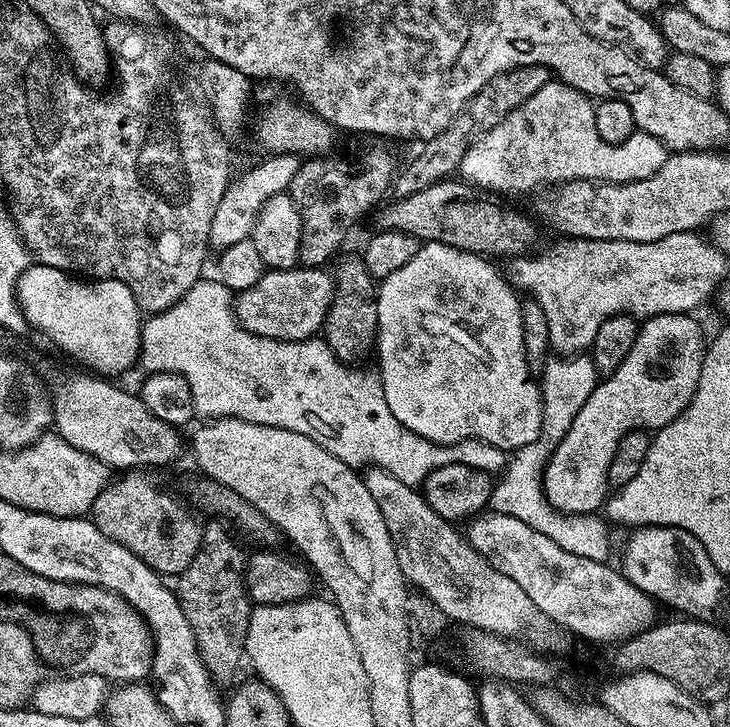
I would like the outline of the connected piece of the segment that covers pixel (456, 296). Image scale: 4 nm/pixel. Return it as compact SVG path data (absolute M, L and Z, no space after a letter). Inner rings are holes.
M442 242L421 243L418 254L406 262L406 266L394 270L384 280L379 281L376 301L378 302L378 330L376 331L375 351L380 351L380 368L378 375L384 387L384 397L393 412L394 418L402 422L408 430L414 430L422 438L435 444L461 444L464 440L481 440L490 446L498 446L505 450L515 450L534 442L540 436L540 386L534 379L534 373L528 369L528 359L522 338L521 297L517 289L510 283L503 271L495 268L491 259L479 256L466 250L458 250L454 246L446 246Z

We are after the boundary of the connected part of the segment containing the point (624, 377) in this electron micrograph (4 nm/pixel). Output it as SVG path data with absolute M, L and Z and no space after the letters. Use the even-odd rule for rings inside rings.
M682 312L647 317L640 325L634 350L630 350L626 362L622 362L618 370L605 375L590 398L586 398L586 406L578 410L578 418L574 418L570 430L566 430L566 438L556 444L544 471L544 493L556 511L569 514L599 513L605 507L610 492L610 464L624 435L637 430L664 428L686 411L696 393L706 351L706 336L704 340L704 332L696 318L695 315Z

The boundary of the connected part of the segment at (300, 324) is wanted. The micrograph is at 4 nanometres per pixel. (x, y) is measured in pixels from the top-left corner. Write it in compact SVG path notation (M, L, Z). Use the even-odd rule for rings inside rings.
M327 267L277 268L265 271L253 288L239 293L234 311L240 325L250 334L275 340L310 340L323 329L335 293L336 282Z

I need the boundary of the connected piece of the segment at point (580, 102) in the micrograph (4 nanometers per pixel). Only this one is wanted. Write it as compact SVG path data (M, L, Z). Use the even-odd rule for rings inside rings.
M549 79L546 86L539 88L518 110L502 121L494 130L483 133L479 138L473 139L472 145L466 150L458 169L459 175L467 183L481 189L489 190L494 194L509 192L516 196L519 192L532 192L543 184L559 186L570 180L599 180L606 184L625 184L635 180L645 180L658 170L662 170L665 157L648 156L654 147L651 136L645 132L635 131L632 137L621 144L611 144L598 134L598 126L594 126L594 114L596 104L577 88L571 88L568 84L561 84L559 80Z

